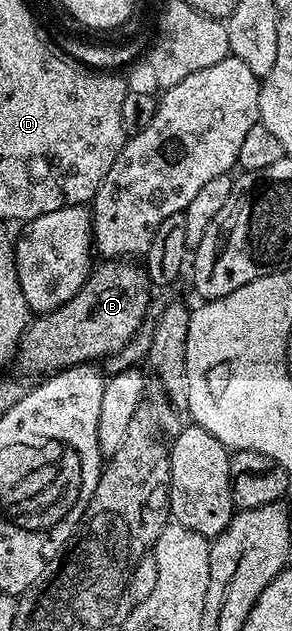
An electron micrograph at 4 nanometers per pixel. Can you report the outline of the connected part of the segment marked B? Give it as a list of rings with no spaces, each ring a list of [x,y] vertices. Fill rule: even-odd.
[[[109,258],[99,263],[94,265],[91,275],[83,283],[81,290],[77,290],[77,294],[73,294],[69,302],[65,302],[52,312],[36,315],[28,323],[17,349],[17,364],[19,360],[21,371],[38,377],[40,374],[61,372],[64,368],[72,368],[74,364],[102,361],[122,350],[148,319],[147,307],[151,304],[153,285],[148,280],[146,271],[140,265],[139,268],[135,265],[138,263],[127,258]]]

